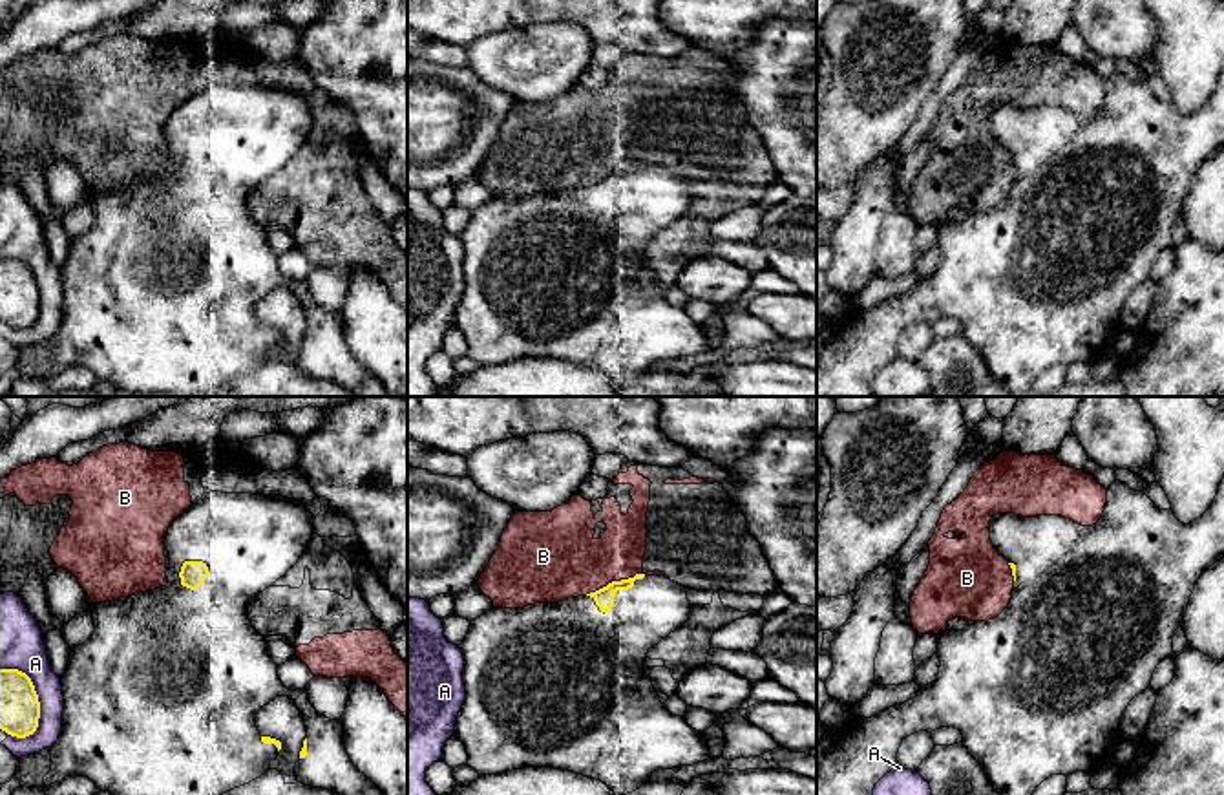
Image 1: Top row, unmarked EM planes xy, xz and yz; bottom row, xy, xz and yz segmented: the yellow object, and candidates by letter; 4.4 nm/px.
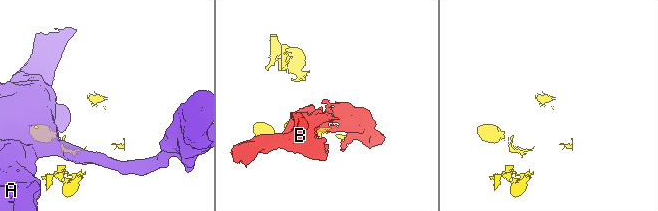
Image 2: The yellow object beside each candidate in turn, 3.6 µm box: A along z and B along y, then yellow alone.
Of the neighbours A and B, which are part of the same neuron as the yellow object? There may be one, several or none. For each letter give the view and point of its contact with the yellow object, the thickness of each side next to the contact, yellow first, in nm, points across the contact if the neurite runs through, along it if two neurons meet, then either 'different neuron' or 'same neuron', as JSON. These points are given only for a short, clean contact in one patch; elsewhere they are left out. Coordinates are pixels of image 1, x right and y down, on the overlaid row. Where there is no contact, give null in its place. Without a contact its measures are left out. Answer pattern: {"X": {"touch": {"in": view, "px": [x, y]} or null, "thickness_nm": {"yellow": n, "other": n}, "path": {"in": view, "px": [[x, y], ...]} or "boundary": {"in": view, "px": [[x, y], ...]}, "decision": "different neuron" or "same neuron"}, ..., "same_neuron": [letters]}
{"A": {"touch": {"in": "xy", "px": [37, 695]}, "thickness_nm": {"yellow": 180, "other": 190}, "decision": "different neuron"}, "B": {"touch": {"in": "xz", "px": [614, 582]}, "thickness_nm": {"yellow": 90, "other": 340}, "decision": "different neuron"}, "same_neuron": []}

